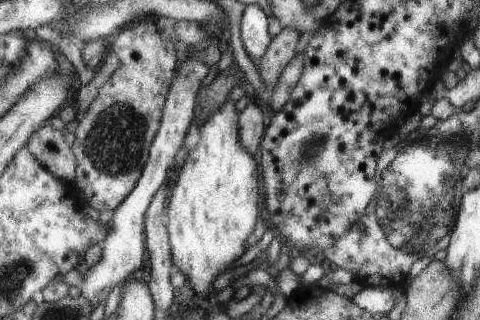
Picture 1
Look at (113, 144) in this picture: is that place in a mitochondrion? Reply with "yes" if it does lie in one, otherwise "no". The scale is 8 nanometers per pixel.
yes

